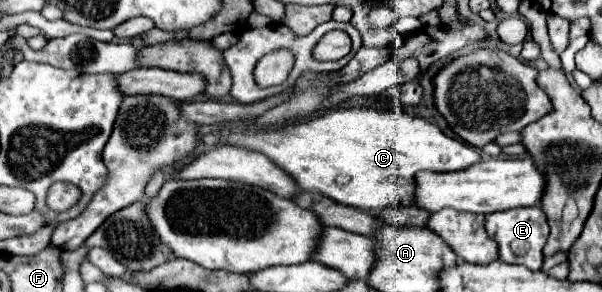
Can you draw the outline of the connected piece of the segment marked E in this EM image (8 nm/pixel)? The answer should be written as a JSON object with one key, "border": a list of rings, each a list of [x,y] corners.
{"border":[[[538,206],[494,212],[494,214],[486,216],[486,232],[490,238],[496,240],[498,254],[500,254],[502,262],[520,264],[520,266],[526,266],[528,270],[540,270],[542,268],[542,262],[544,262],[542,248],[546,244],[550,228],[548,228],[544,212]]]}

